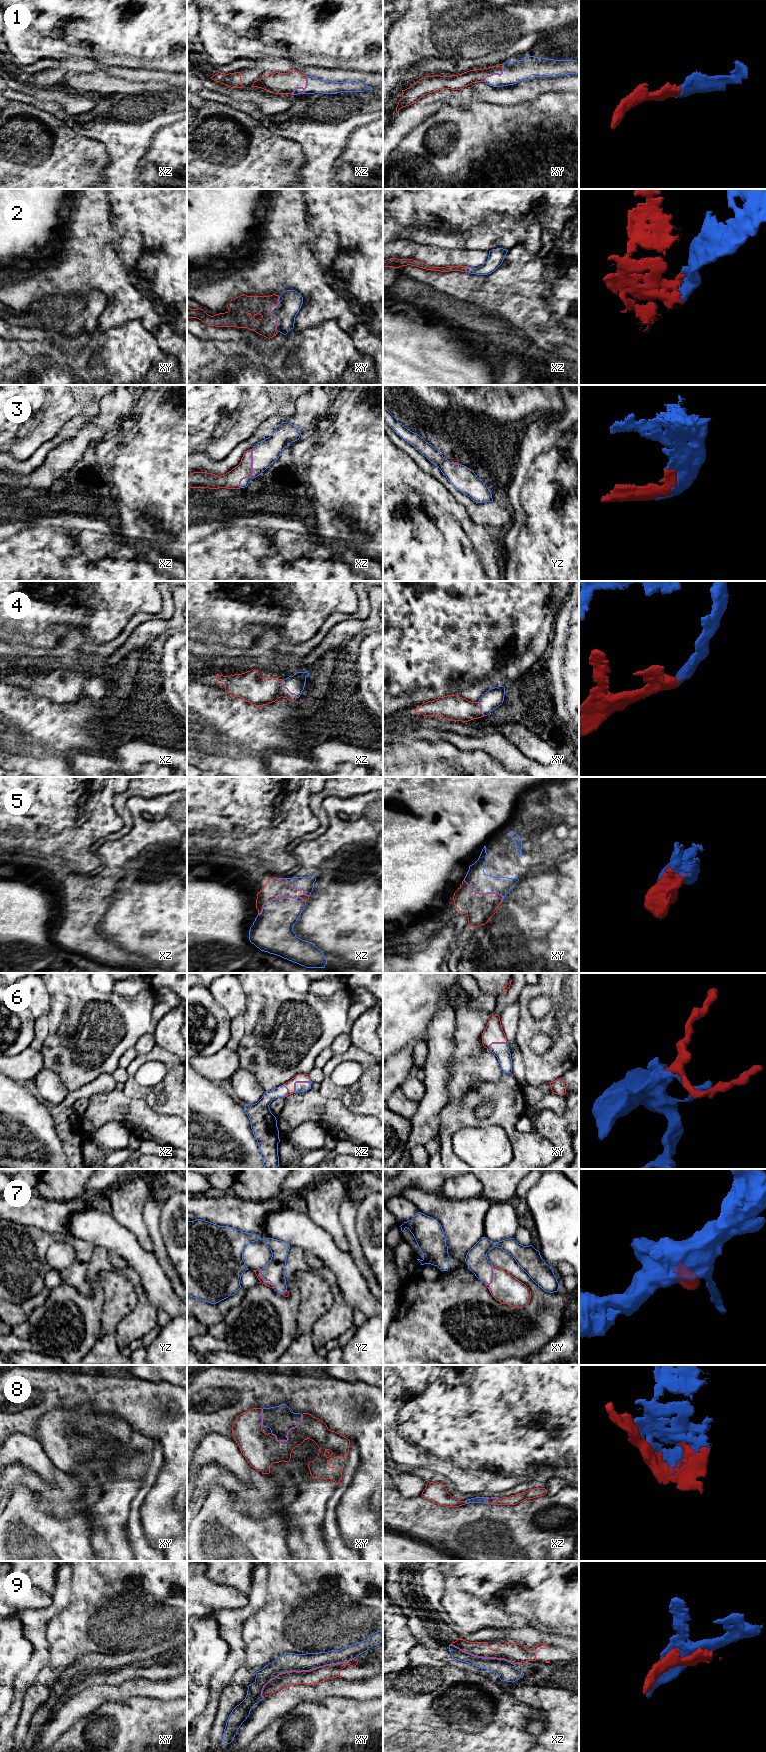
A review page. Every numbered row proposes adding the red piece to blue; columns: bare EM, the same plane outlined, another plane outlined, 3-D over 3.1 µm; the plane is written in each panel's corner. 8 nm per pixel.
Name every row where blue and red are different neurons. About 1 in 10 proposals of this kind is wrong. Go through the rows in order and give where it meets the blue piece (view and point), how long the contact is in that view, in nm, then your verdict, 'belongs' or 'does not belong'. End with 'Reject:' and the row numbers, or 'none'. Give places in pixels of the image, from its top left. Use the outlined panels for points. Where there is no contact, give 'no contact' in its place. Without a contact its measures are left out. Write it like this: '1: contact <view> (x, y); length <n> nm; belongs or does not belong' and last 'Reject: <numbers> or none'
1: contact xy (496, 74); length 220 nm; belongs
2: contact xy (275, 316); length 220 nm; belongs
3: contact xz (252, 471); length 320 nm; belongs
4: contact xz (288, 690); length 190 nm; belongs
5: contact xz (279, 899); length 400 nm; belongs
6: contact xz (298, 1082); length 170 nm; belongs
7: contact yz (265, 1279); length 200 nm; belongs
8: contact xy (288, 1431); length 300 nm; belongs
9: contact xy (305, 1670); length 800 nm; does not belong
Reject: 9

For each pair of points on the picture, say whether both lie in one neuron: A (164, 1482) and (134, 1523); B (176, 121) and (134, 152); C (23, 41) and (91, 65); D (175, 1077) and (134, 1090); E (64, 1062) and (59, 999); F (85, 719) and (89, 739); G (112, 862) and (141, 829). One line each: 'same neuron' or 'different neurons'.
A: different neurons
B: same neuron
C: different neurons
D: same neuron
E: same neuron
F: same neuron
G: same neuron

